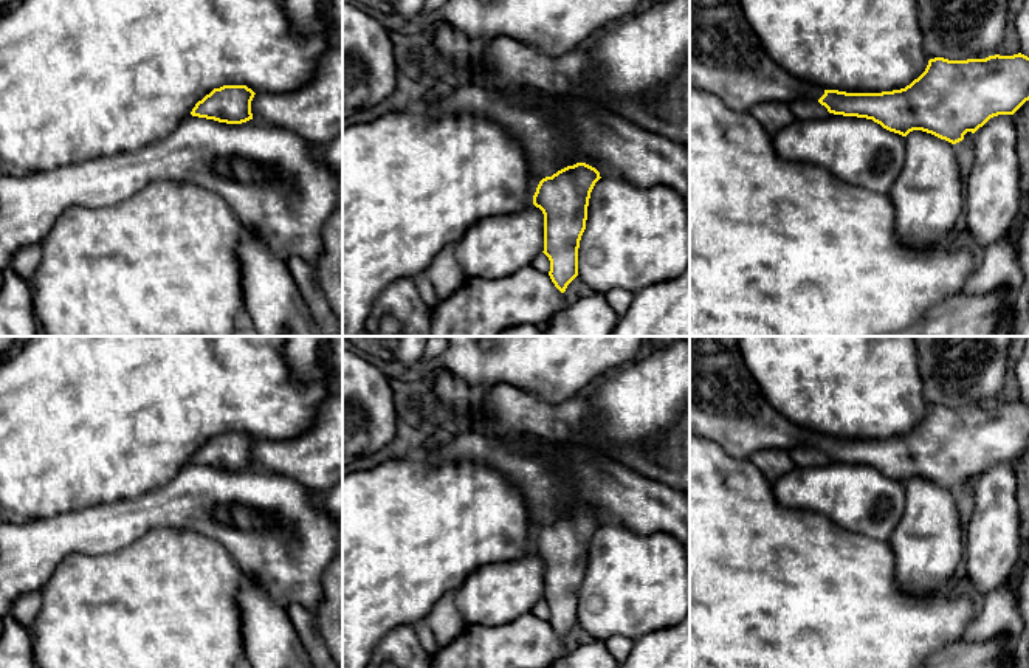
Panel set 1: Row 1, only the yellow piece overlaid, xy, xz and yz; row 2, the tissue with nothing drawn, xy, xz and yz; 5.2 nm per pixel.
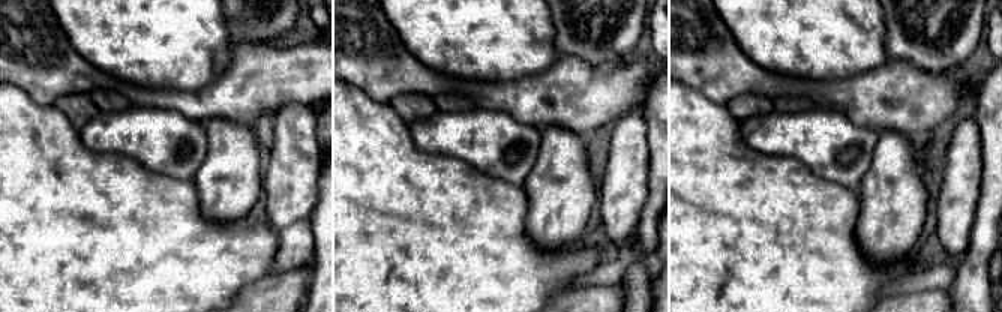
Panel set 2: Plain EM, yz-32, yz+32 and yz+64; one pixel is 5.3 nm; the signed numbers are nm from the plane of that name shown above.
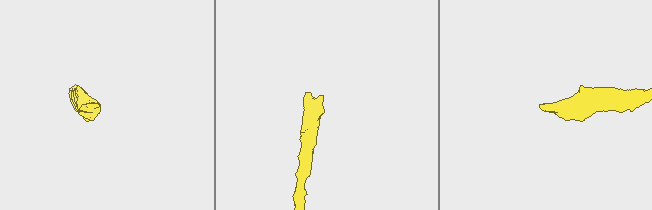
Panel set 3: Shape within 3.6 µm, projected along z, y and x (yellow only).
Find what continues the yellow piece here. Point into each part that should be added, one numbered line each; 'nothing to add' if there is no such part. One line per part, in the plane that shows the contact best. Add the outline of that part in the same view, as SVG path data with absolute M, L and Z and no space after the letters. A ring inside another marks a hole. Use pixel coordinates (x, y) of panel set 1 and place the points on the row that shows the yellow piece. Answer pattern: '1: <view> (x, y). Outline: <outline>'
1: yz (727, 58). Outline: M690 0L690 88L716 95L731 112L750 112L761 102L818 101L824 90L783 70L769 57L761 39L744 15L741 0Z

